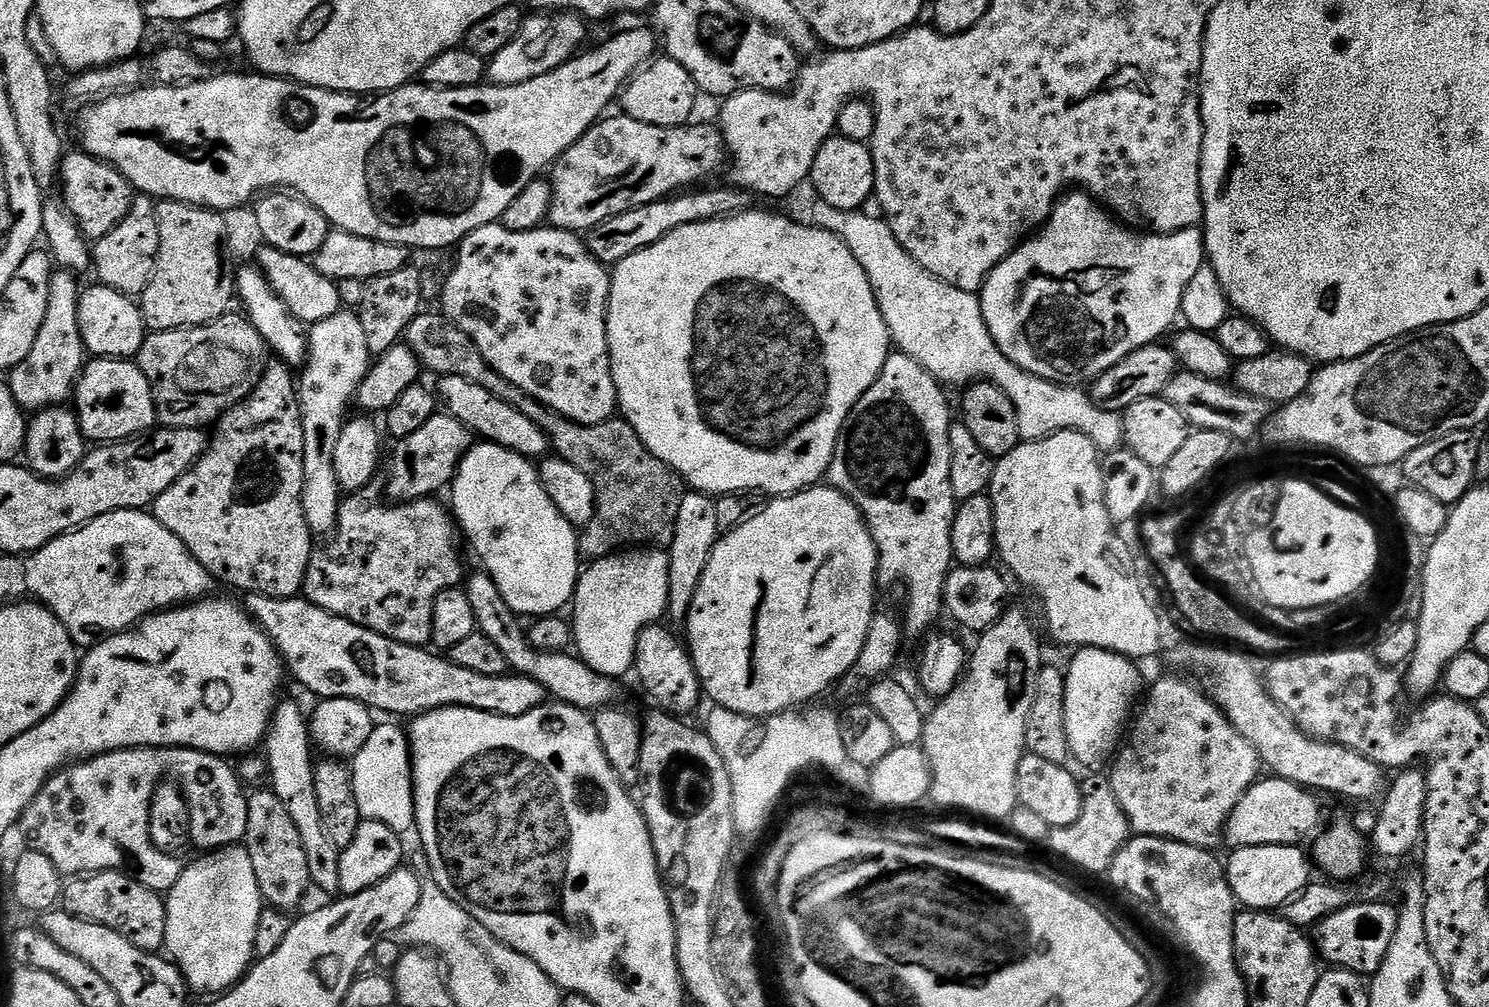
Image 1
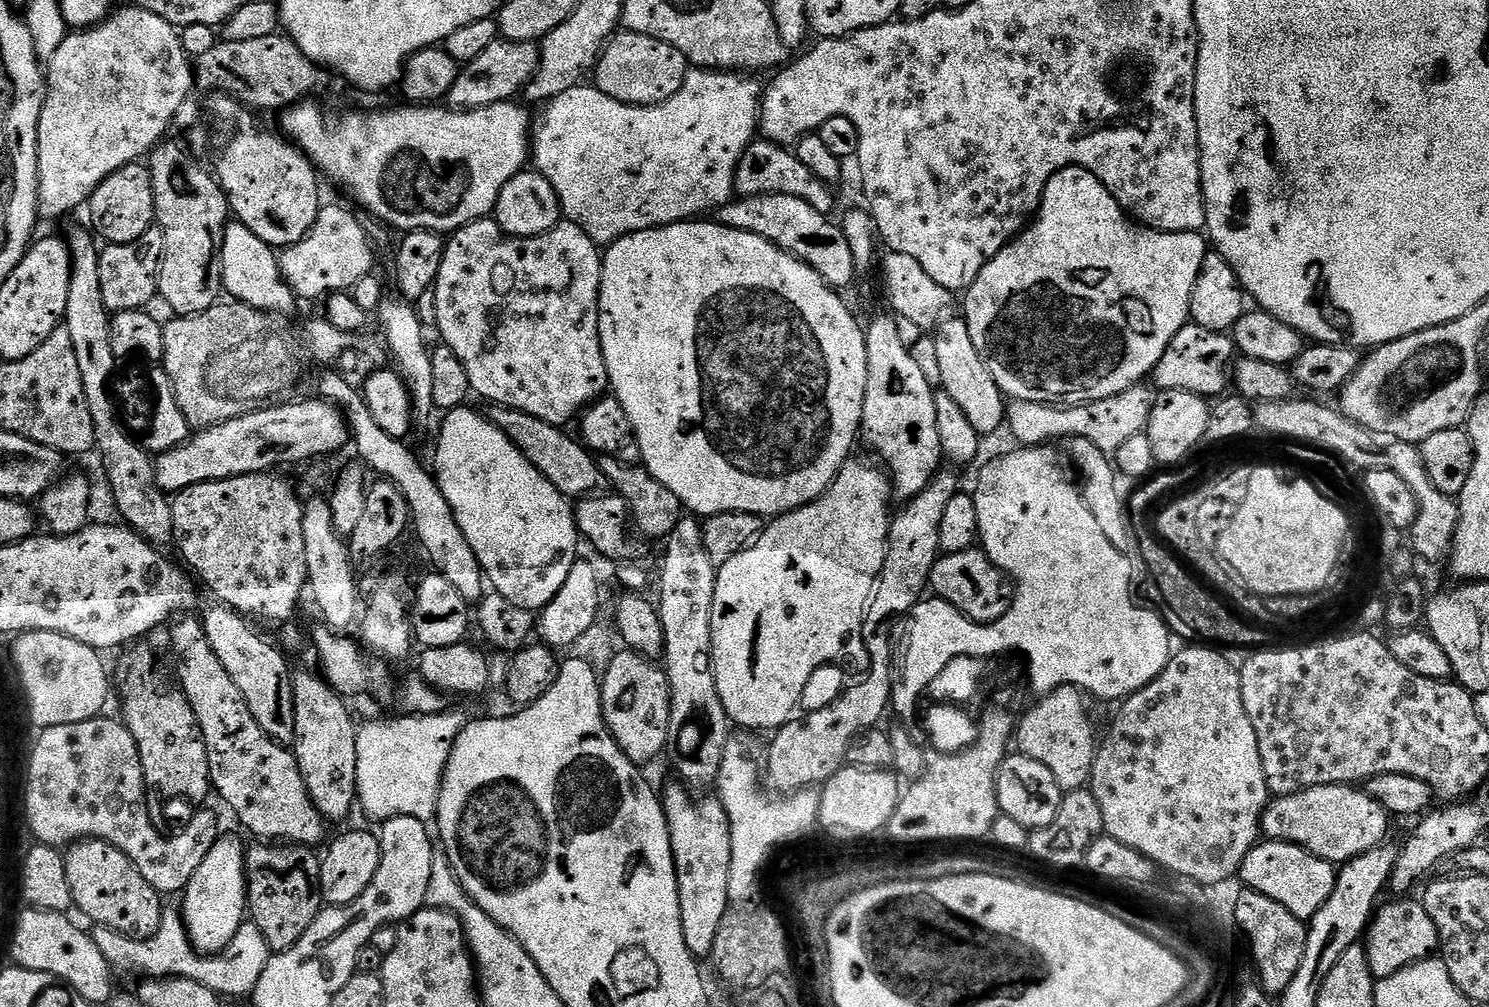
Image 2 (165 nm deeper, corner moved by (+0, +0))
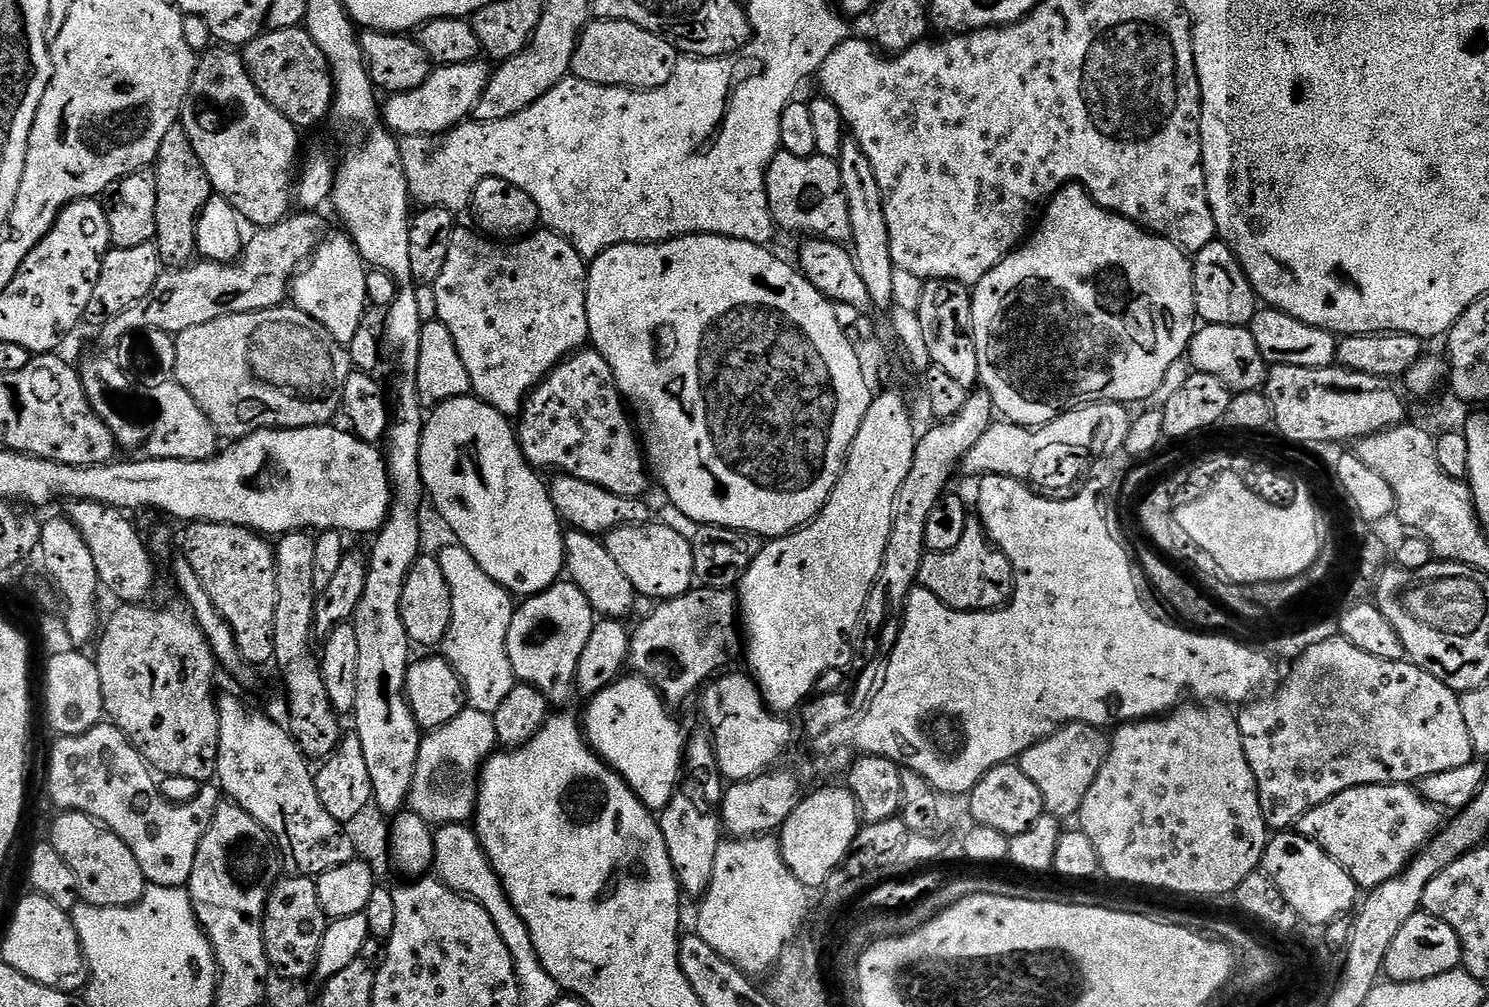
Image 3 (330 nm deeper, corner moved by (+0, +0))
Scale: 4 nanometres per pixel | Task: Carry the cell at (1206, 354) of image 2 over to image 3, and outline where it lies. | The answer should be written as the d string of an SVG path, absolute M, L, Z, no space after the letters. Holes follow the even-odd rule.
M1204 324L1197 327L1188 344L1186 359L1195 371L1210 374L1221 380L1228 387L1229 392L1259 392L1268 379L1269 365L1262 358L1258 345L1254 342L1251 327L1218 326Z

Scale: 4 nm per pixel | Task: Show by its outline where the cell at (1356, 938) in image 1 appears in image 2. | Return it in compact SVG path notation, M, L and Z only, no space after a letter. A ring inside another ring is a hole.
M1396 898L1393 904L1381 903L1366 929L1368 965L1376 980L1390 978L1390 974L1398 974L1398 970L1406 966L1437 955L1440 935L1438 926L1434 926L1434 918L1430 918L1419 899L1408 899L1412 898Z

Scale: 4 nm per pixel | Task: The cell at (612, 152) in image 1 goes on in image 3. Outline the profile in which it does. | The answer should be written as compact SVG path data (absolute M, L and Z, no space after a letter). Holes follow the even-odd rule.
M781 150L766 170L764 185L772 222L777 229L805 232L805 237L823 238L835 244L847 245L851 241L850 206L846 206L842 174L838 174L835 160L817 155L799 157Z

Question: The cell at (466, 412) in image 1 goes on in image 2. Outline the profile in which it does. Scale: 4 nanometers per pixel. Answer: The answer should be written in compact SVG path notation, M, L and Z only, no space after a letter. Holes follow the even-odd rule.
M492 406L486 415L493 424L502 430L522 450L522 454L532 465L554 485L558 491L569 498L583 498L605 487L604 473L600 470L597 457L577 439L571 440L563 427L547 424L520 410Z

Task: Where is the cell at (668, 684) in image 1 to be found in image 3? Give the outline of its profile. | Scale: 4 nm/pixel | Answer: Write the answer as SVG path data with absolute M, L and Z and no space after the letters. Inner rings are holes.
M569 531L564 538L564 566L566 576L575 584L579 595L590 602L593 613L605 620L623 621L636 608L638 593L630 586L630 578L614 562L610 550L606 550L603 539L585 532Z

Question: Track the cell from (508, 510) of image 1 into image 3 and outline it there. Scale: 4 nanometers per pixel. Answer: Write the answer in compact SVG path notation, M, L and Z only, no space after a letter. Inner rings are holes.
M472 394L442 402L438 407L431 409L424 425L424 437L420 451L420 473L424 479L427 499L430 504L432 500L433 506L440 511L441 518L448 523L449 530L456 535L453 536L455 543L466 549L470 558L474 558L474 562L478 562L478 566L482 566L482 570L486 570L486 574L490 574L490 578L494 578L494 582L498 582L498 586L502 586L506 591L511 592L513 597L527 598L544 592L561 579L562 573L565 571L564 538L566 532L562 527L559 514L556 513L549 485L545 481L544 484L540 481L541 473L533 468L522 454L517 429L509 417L504 416L498 410L494 410L494 406L490 406L484 400L477 400L475 395Z

